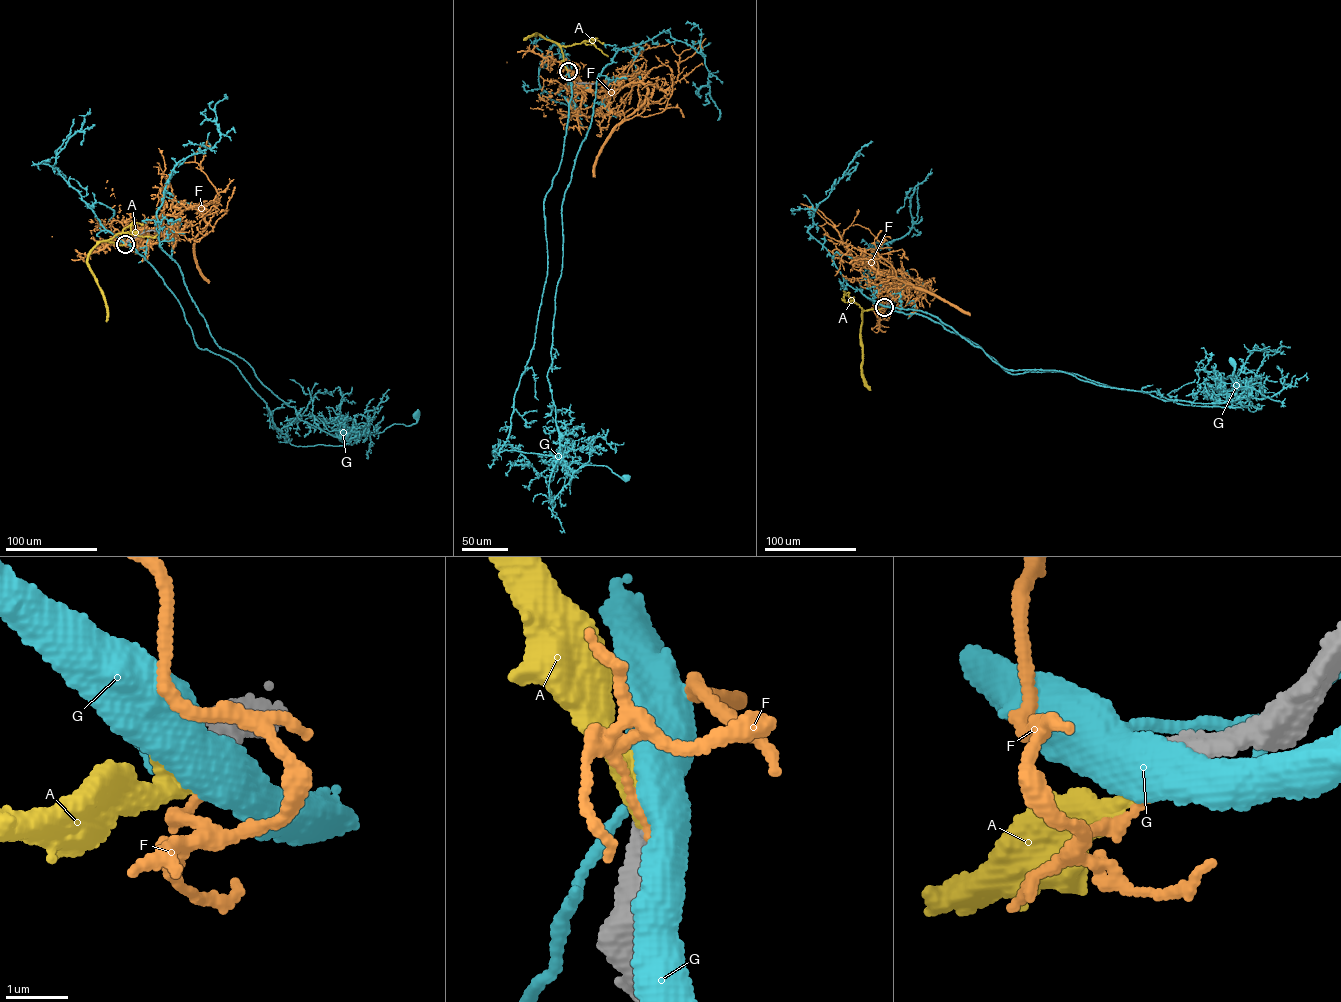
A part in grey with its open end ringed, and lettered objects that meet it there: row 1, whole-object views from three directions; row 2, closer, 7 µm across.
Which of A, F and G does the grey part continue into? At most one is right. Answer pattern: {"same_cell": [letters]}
{"same_cell": ["A"]}

